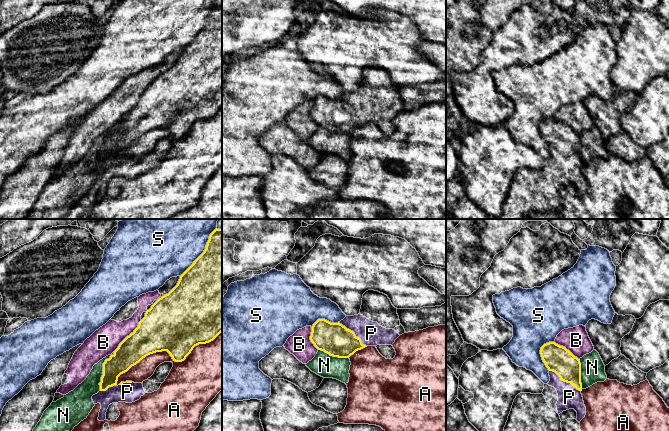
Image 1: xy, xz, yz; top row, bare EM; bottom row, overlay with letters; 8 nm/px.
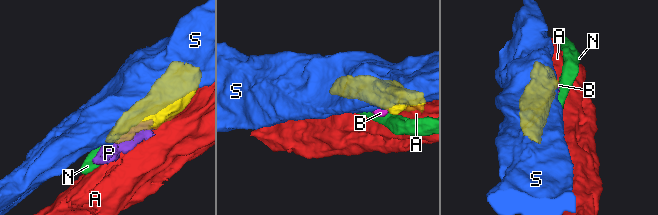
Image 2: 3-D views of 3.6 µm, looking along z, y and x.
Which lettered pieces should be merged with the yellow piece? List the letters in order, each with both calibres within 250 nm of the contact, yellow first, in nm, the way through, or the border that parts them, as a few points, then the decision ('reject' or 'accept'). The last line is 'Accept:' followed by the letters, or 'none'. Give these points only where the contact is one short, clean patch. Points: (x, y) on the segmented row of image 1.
A: calibres 480 and 220 nm; reject
B: calibres 320 and 220 nm; reject
N: calibres 200 and 160 nm; reject
P: calibres 260 and 190 nm; accept
S: calibres 500 and 480 nm; reject
Accept: P

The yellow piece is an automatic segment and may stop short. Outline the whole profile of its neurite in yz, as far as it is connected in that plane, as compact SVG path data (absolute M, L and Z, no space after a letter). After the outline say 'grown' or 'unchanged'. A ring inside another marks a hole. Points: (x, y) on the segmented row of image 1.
M549 342L541 347L540 354L549 370L550 381L544 384L541 394L520 393L514 399L504 431L562 431L559 414L574 409L580 422L586 415L581 394L581 363L565 347Z | grown

